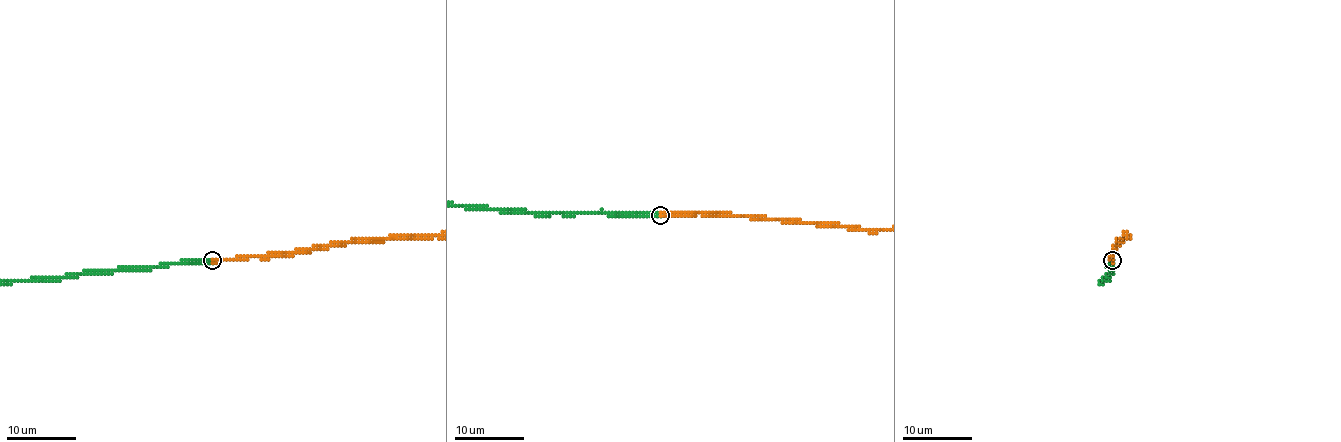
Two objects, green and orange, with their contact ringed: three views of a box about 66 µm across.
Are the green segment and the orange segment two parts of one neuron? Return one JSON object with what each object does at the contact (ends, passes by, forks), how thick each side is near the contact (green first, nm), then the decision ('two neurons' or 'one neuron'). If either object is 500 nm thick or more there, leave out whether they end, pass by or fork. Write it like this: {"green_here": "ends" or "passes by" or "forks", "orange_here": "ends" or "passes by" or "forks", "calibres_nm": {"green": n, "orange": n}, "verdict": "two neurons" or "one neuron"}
{"green_here": "ends", "orange_here": "ends", "calibres_nm": {"green": 300, "orange": 340}, "verdict": "one neuron"}

